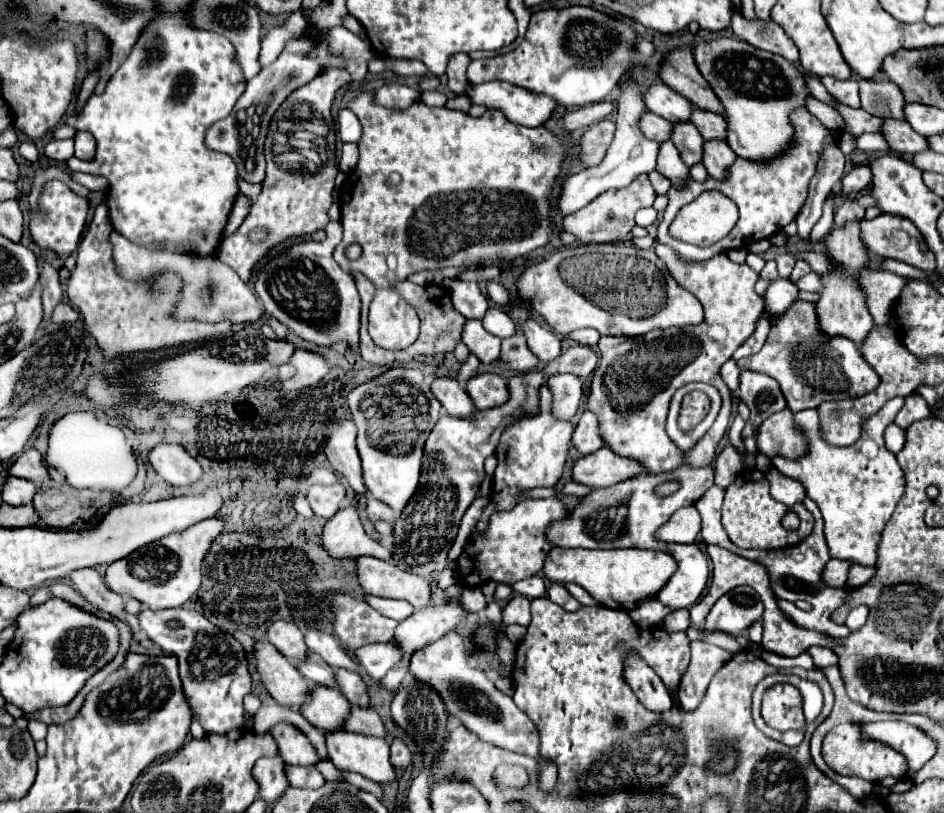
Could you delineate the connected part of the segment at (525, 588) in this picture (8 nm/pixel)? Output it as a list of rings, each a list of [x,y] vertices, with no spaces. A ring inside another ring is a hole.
[[[530,576],[530,578],[524,578],[520,582],[516,582],[512,586],[518,594],[526,596],[526,598],[538,598],[538,596],[544,596],[544,580],[540,576]]]

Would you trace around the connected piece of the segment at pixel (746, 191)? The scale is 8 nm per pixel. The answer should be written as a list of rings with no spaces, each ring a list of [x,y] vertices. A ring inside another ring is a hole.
[[[794,110],[792,112],[792,122],[794,122],[794,146],[782,154],[780,158],[776,158],[770,164],[754,164],[750,160],[744,158],[736,158],[734,166],[730,168],[730,176],[726,182],[716,182],[714,178],[708,178],[706,182],[688,182],[686,190],[668,190],[668,208],[664,212],[664,218],[658,226],[658,242],[662,244],[670,244],[668,238],[668,226],[674,220],[674,216],[680,212],[680,208],[684,204],[690,204],[694,198],[698,198],[702,192],[706,190],[716,190],[716,192],[724,192],[730,200],[734,200],[734,204],[740,210],[740,220],[736,222],[734,230],[722,240],[718,242],[718,246],[714,246],[714,250],[698,250],[698,254],[690,254],[690,252],[682,252],[676,250],[680,256],[688,258],[688,260],[706,260],[712,258],[716,254],[720,254],[722,250],[734,250],[734,248],[748,248],[750,242],[758,242],[764,238],[774,236],[778,230],[782,230],[786,224],[790,224],[796,214],[800,212],[806,196],[808,196],[808,184],[810,178],[816,172],[816,164],[820,160],[822,148],[832,142],[834,138],[838,138],[836,130],[828,130],[816,116],[812,116],[808,110]]]

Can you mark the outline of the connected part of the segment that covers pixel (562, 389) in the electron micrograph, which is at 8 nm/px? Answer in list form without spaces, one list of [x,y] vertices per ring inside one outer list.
[[[558,374],[550,376],[546,386],[550,386],[554,418],[572,422],[582,398],[582,380],[572,374]]]

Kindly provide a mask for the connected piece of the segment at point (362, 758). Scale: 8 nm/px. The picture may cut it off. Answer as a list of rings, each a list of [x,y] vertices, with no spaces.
[[[334,732],[326,734],[330,760],[346,772],[358,772],[372,782],[394,782],[396,768],[390,762],[390,746],[382,738]]]

